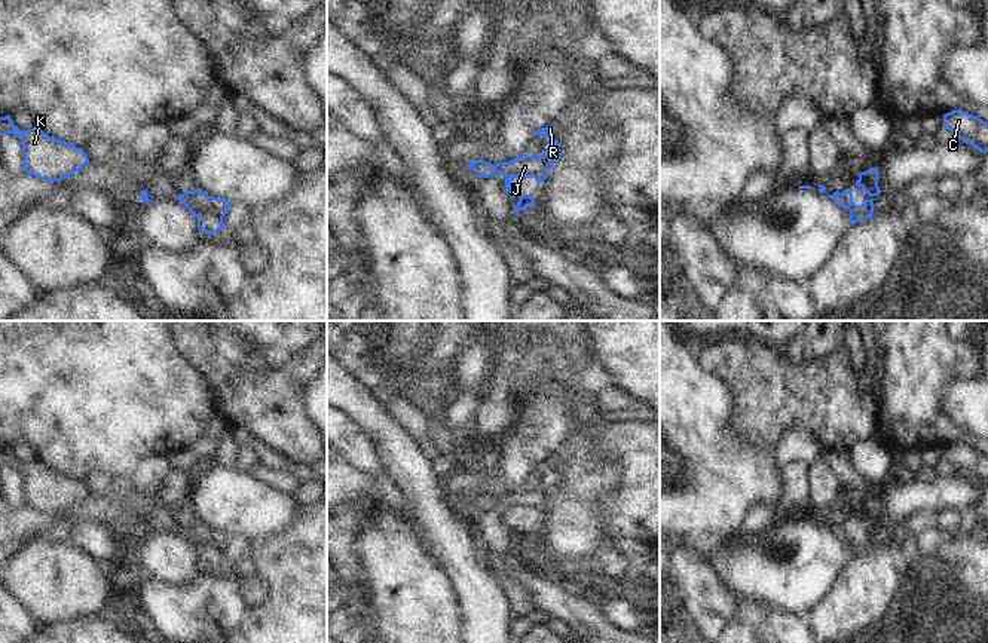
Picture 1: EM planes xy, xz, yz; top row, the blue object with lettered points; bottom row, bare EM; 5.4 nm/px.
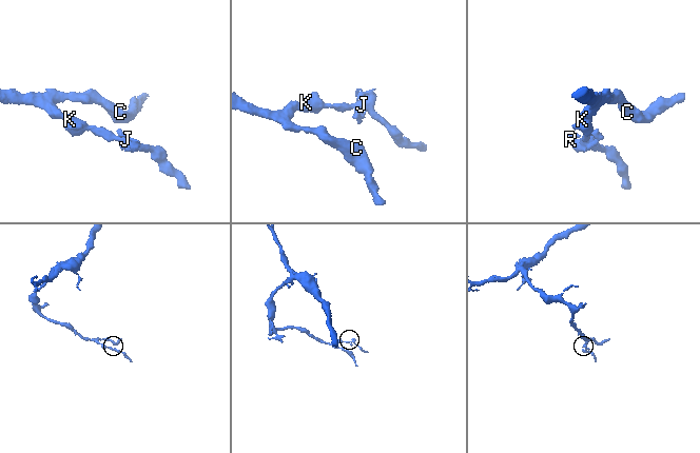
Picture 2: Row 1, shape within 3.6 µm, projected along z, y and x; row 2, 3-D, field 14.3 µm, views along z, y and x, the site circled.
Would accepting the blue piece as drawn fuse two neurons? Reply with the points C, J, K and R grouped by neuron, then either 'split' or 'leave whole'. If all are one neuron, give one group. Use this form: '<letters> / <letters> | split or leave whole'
C J K R | leave whole

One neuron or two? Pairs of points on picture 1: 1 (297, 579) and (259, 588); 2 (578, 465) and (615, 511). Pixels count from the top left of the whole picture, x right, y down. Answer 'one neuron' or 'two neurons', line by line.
1: two neurons
2: two neurons

